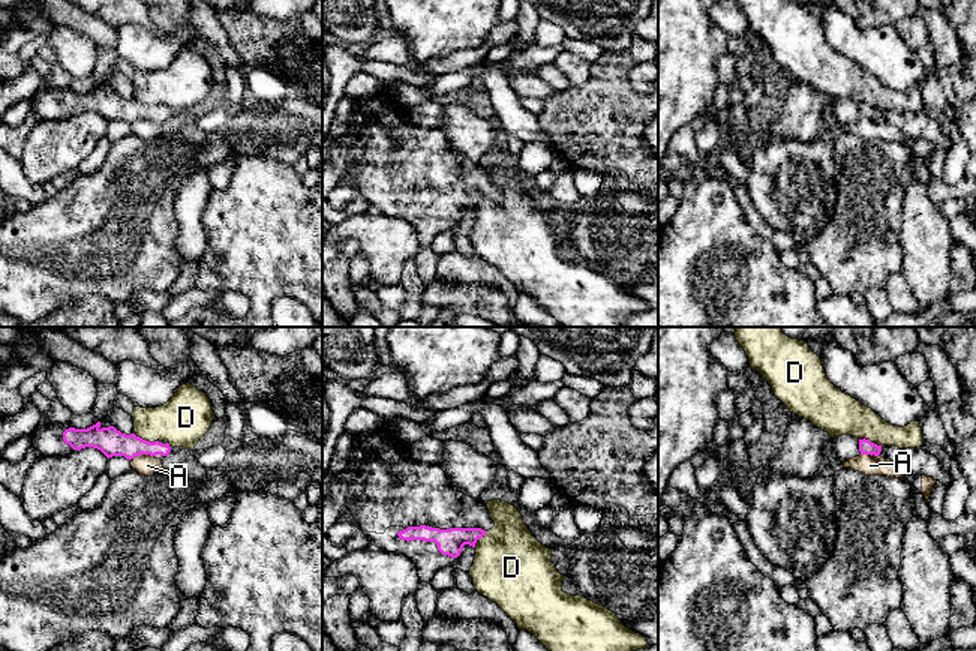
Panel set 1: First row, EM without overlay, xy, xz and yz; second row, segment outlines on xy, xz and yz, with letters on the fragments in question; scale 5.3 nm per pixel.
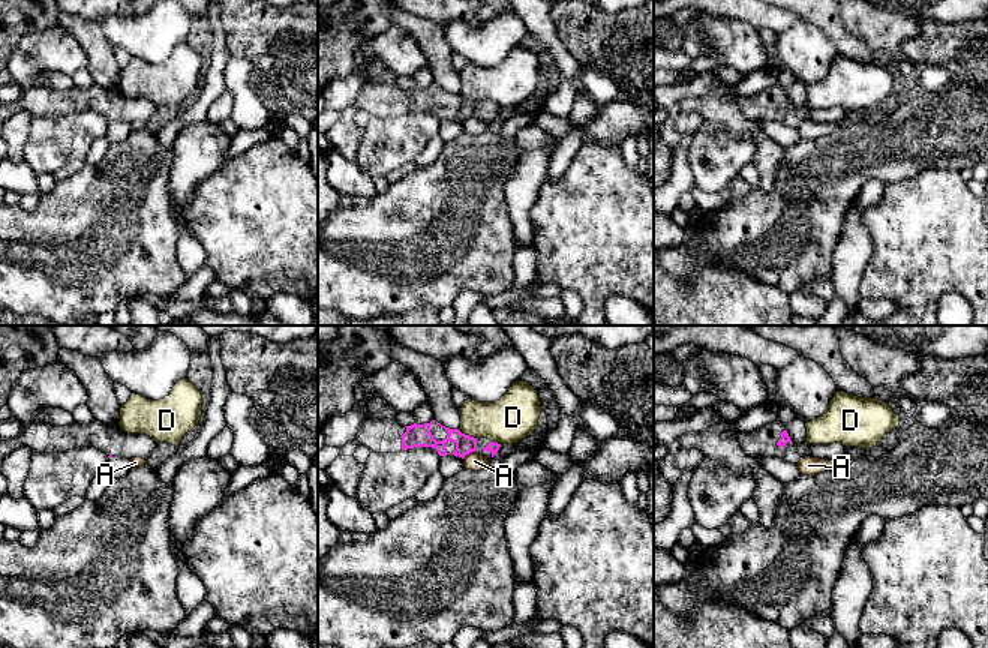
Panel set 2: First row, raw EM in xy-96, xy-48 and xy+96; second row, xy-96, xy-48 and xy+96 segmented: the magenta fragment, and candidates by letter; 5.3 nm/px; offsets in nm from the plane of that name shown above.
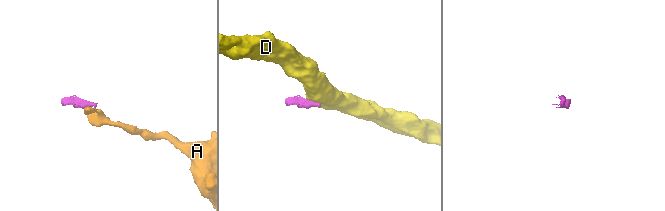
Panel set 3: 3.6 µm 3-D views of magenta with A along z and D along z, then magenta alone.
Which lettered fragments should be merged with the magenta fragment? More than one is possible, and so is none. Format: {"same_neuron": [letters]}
{"same_neuron": []}

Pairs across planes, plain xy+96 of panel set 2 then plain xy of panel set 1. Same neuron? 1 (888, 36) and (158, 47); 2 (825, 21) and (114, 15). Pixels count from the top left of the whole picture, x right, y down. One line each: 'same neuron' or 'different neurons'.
1: different neurons
2: same neuron

